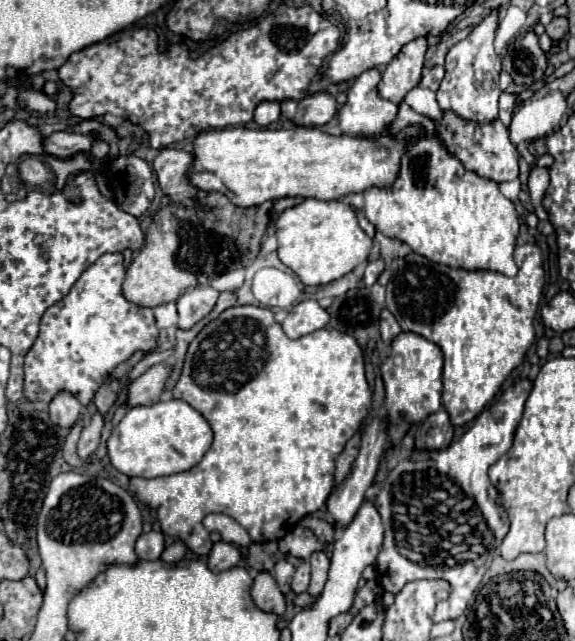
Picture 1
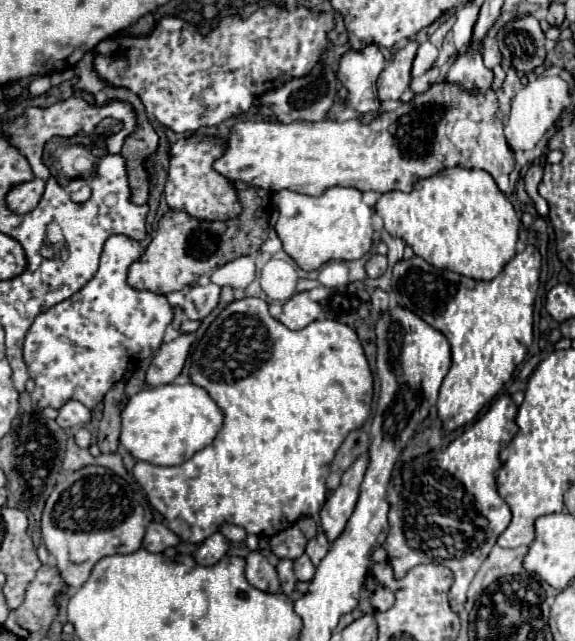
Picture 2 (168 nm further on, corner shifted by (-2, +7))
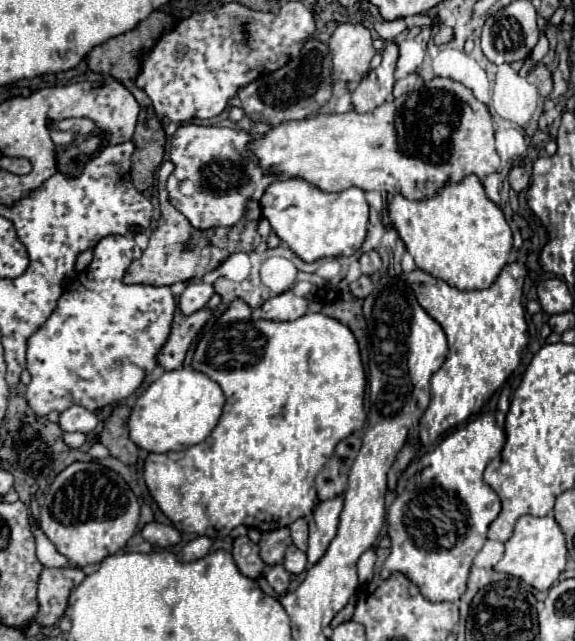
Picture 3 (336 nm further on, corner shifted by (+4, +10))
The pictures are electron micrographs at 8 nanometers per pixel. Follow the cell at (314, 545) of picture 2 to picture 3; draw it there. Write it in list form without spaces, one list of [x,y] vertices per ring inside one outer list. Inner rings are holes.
[[[304,518],[296,520],[290,524],[290,532],[292,532],[292,542],[302,550],[306,552],[308,548],[308,522]]]

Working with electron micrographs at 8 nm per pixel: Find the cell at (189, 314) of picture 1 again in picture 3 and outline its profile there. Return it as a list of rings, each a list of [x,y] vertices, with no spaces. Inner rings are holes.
[[[204,282],[188,284],[178,300],[178,306],[180,306],[182,314],[186,314],[186,316],[194,314],[206,306],[206,302],[212,298],[212,294],[214,294],[212,284],[204,284]]]

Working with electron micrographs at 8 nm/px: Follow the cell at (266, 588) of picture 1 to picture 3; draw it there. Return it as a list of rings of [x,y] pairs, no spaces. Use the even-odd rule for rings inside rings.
[[[240,536],[240,538],[234,540],[234,550],[232,550],[232,554],[234,554],[234,562],[236,562],[238,570],[240,570],[244,576],[248,576],[248,578],[252,578],[252,580],[258,580],[258,578],[264,574],[266,564],[264,564],[264,560],[262,560],[260,554],[258,554],[258,544],[250,542],[248,536]],[[244,544],[248,546],[248,552],[246,552],[246,554],[244,554]]]

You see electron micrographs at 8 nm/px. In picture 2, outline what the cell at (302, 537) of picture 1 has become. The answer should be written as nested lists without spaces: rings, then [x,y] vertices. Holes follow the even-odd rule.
[[[290,527],[270,537],[270,551],[280,559],[298,559],[306,549],[306,537],[298,527]]]

